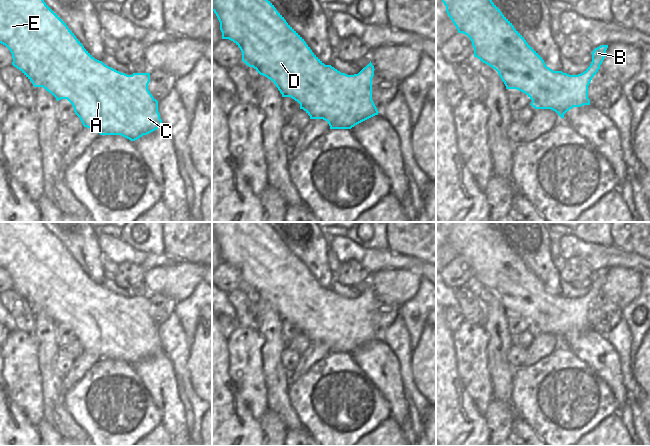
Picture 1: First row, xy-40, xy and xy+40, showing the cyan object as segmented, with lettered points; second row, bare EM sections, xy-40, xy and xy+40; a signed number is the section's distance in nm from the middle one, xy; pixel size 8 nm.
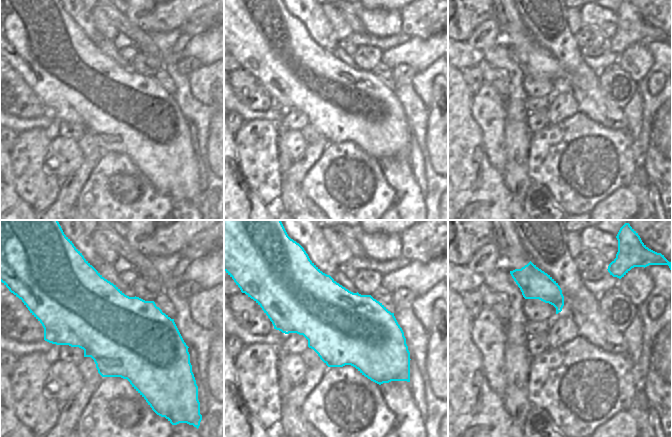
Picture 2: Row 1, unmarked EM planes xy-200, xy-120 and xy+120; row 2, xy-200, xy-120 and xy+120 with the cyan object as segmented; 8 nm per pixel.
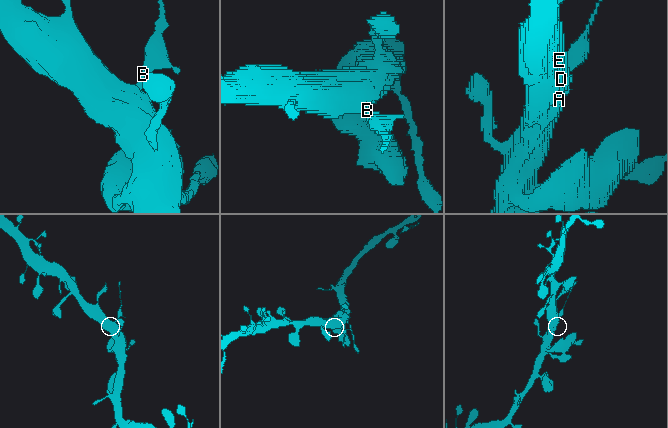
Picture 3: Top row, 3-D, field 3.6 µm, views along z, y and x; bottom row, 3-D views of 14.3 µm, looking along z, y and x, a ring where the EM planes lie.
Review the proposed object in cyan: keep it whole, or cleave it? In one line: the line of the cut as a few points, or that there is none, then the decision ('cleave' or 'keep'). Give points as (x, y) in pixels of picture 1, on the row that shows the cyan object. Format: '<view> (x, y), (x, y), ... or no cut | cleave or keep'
xy+40 (590, 64), (599, 65) | cleave

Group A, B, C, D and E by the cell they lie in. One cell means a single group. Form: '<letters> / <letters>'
A C D E / B

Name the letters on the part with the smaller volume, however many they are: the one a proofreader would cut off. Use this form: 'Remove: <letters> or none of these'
Remove: B

